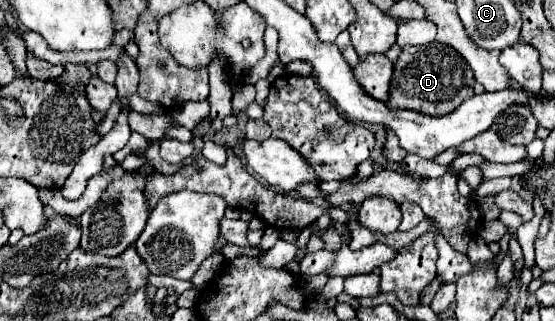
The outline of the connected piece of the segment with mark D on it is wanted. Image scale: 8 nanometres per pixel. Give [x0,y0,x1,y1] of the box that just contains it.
[390,42,474,116]

